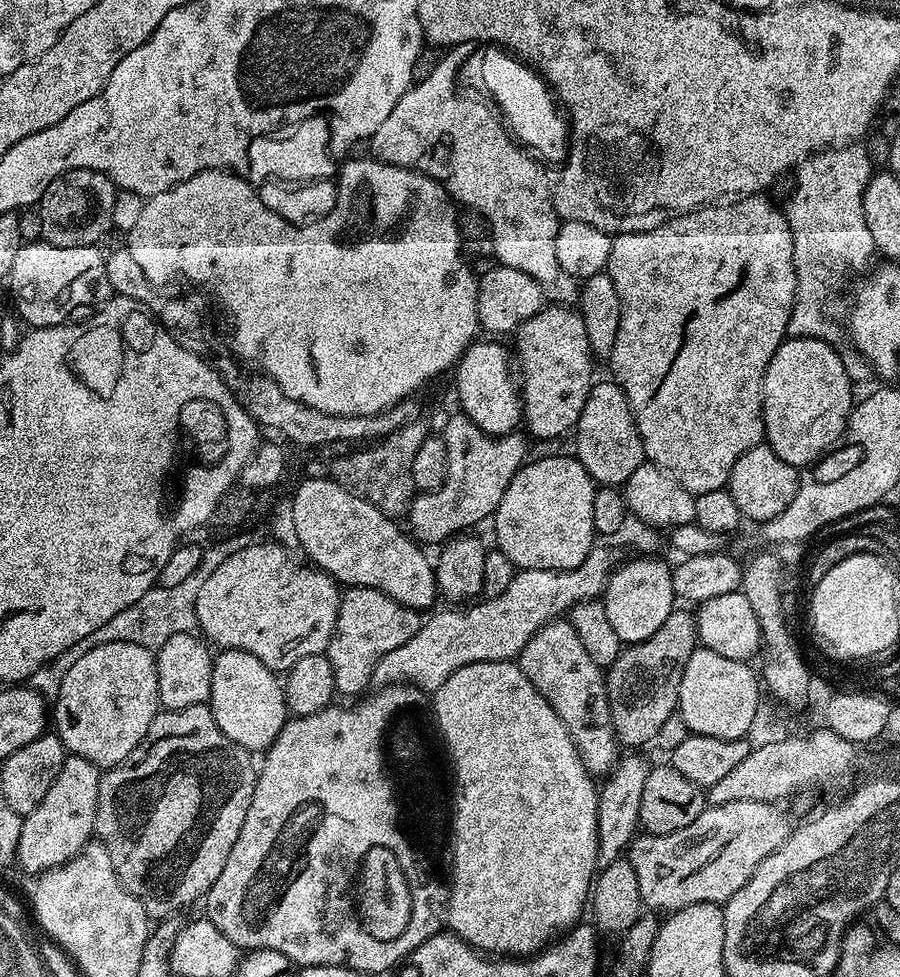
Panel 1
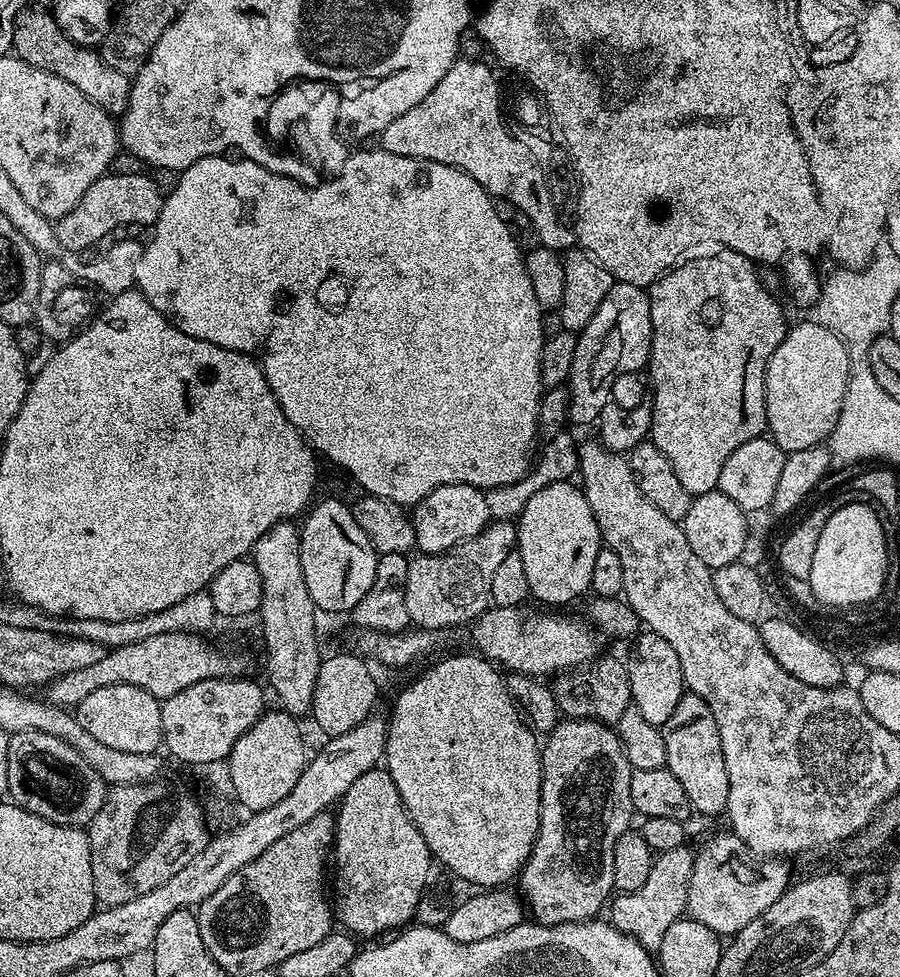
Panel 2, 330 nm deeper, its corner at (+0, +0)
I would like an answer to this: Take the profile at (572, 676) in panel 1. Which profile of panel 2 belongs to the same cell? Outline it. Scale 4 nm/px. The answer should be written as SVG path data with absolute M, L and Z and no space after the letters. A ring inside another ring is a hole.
M561 719L542 744L542 794L540 829L532 855L520 869L519 891L537 924L580 924L601 915L600 907L609 903L614 892L614 842L629 831L634 817L630 798L630 778L634 769L624 753L619 736L597 720Z

